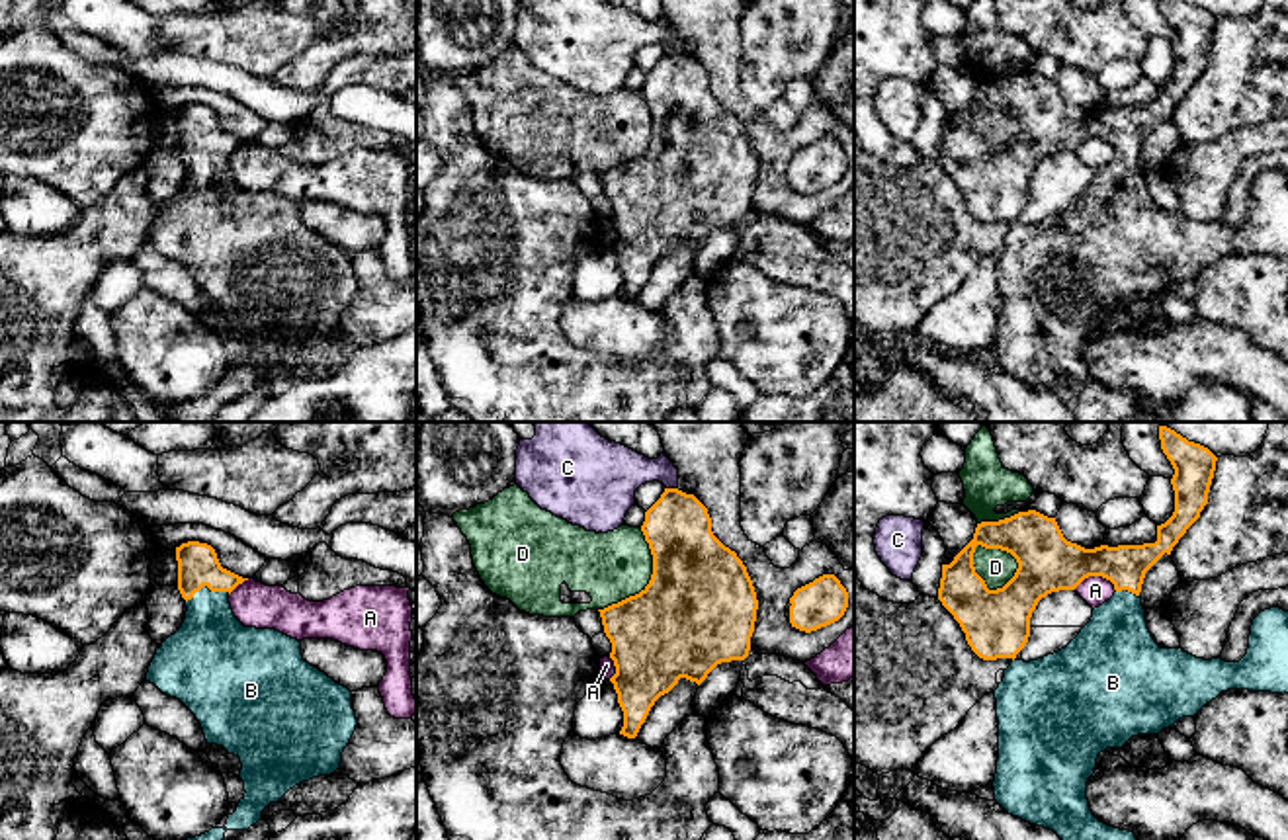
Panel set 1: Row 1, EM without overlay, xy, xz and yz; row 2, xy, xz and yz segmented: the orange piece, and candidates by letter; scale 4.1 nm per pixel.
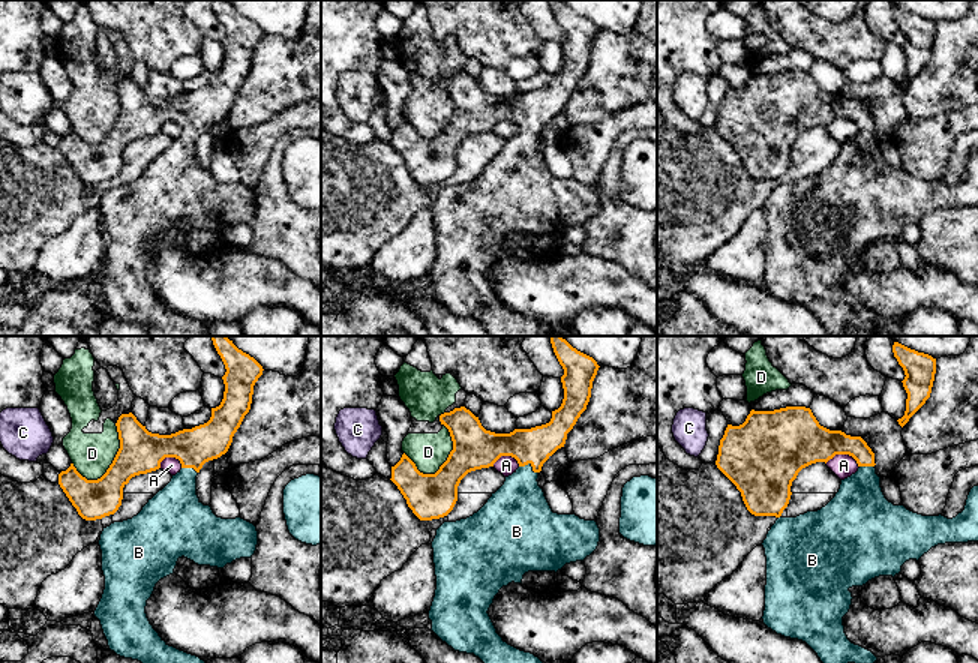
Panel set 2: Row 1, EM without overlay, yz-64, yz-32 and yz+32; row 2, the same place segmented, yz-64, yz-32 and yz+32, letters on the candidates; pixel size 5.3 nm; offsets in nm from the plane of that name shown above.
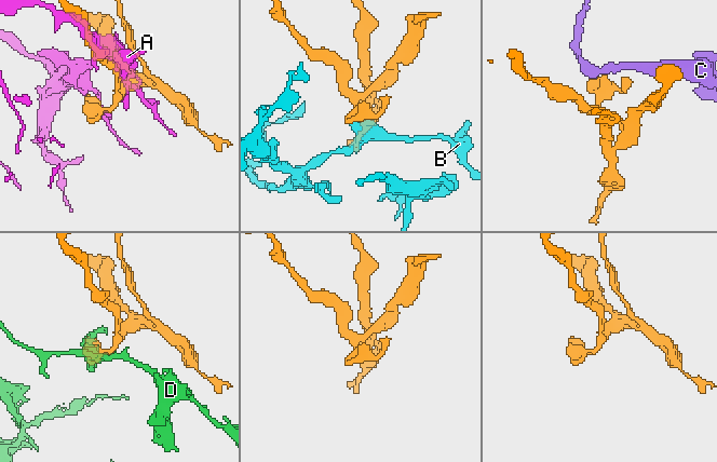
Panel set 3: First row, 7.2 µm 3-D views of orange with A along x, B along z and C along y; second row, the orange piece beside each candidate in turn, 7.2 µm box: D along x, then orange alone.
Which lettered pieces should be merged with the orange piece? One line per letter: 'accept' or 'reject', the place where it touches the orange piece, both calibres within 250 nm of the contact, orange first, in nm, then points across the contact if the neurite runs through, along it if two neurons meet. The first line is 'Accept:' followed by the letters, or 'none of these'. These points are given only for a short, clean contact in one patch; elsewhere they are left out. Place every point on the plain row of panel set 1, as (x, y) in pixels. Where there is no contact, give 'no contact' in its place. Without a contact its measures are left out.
Accept: B
A: reject | yz (1097, 137) | 240/120 nm
B: accept | xy (208, 149) | 170/320 nm
C: reject | xz (671, 51) | 280/240 nm | along xz (667, 49), (675, 51)
D: reject | yz (976, 135) | 280/150 nm

